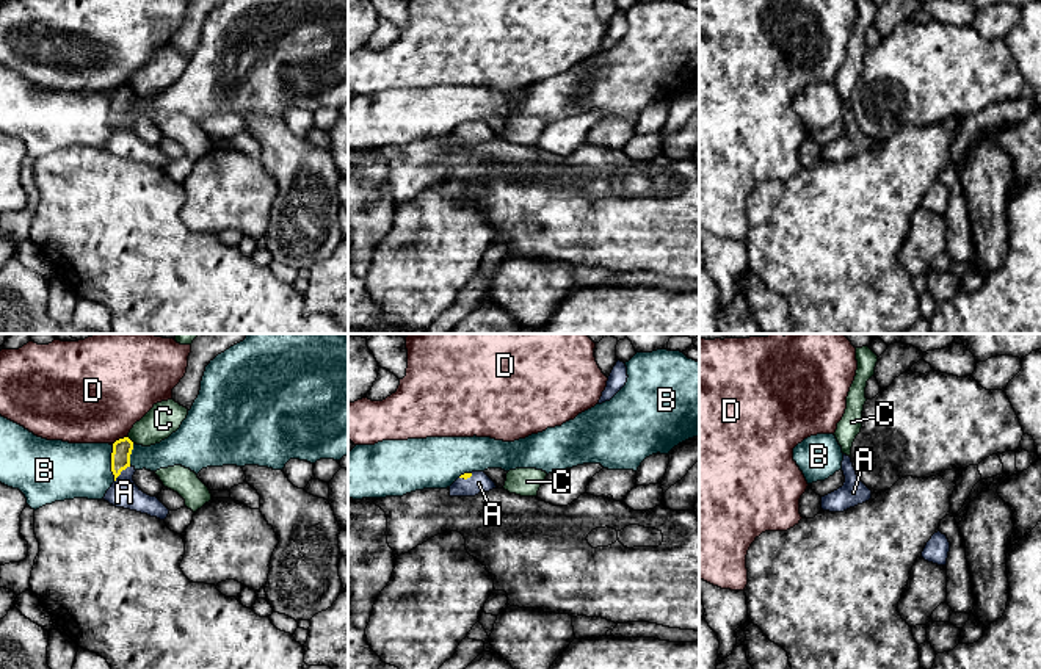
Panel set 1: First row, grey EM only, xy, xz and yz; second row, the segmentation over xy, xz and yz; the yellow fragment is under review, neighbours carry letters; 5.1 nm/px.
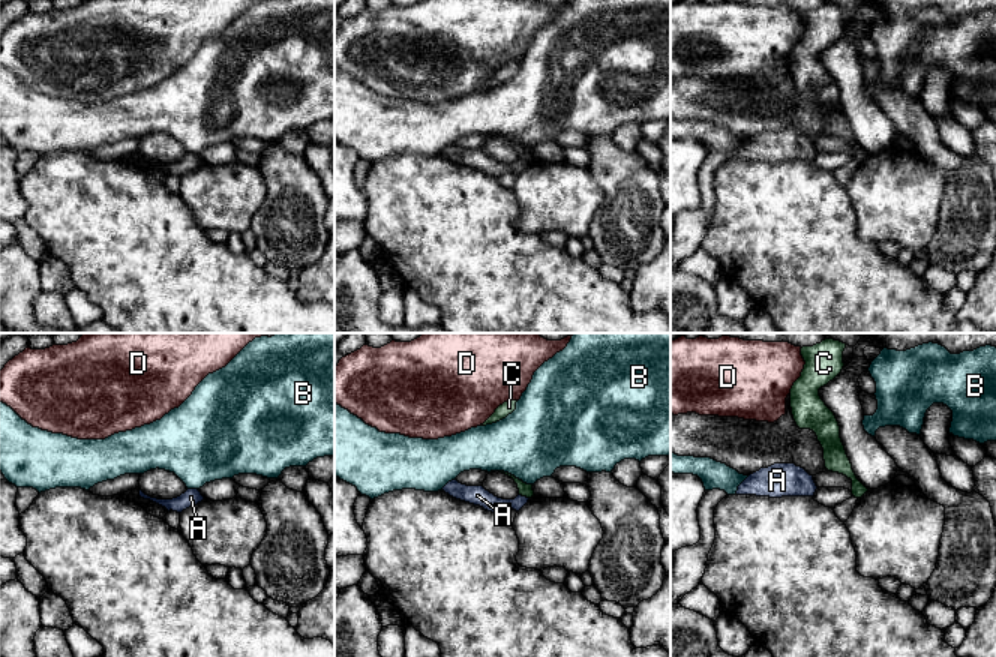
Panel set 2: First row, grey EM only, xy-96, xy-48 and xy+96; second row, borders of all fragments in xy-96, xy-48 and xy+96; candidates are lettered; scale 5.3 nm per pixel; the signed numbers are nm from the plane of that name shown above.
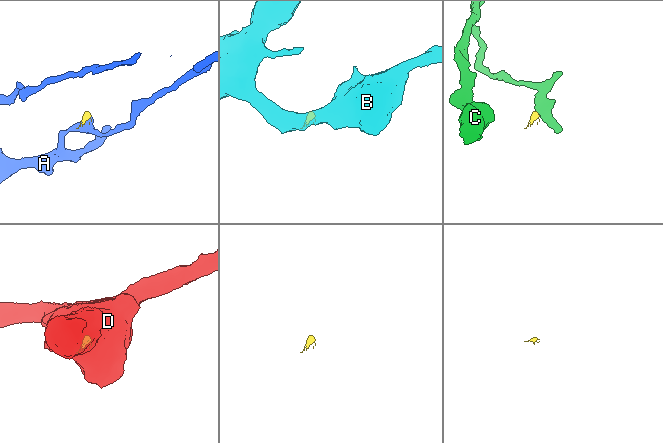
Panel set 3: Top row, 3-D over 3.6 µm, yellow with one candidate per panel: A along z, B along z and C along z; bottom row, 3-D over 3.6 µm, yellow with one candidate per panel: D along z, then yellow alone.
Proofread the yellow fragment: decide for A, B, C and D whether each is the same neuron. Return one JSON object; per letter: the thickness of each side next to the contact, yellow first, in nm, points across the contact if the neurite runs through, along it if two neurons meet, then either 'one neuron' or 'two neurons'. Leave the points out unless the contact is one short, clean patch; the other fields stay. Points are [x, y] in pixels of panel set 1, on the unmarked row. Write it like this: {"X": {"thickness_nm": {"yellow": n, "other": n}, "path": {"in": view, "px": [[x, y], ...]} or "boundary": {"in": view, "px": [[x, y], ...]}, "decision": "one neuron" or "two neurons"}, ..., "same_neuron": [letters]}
{"A": {"thickness_nm": {"yellow": 100, "other": 150}, "path": {"in": "xy", "px": [[123, 97], [121, 119], [124, 141]]}, "decision": "one neuron"}, "B": {"thickness_nm": {"yellow": 100, "other": 300}, "boundary": {"in": "xy", "px": [[112, 94], [112, 122], [115, 129]]}, "decision": "two neurons"}, "C": {"thickness_nm": {"yellow": 100, "other": 170}, "boundary": {"in": "xy", "px": [[127, 85], [134, 91]]}, "decision": "two neurons"}, "D": {"thickness_nm": {"yellow": 100, "other": 480}, "boundary": {"in": "xy", "px": [[126, 85], [113, 93]]}, "decision": "two neurons"}, "same_neuron": ["A"]}

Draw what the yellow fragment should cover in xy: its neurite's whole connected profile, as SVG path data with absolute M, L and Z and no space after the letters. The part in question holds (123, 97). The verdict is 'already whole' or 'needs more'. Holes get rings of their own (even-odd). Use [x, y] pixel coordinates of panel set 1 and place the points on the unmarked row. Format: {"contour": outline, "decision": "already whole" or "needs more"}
{"contour": "M129 86L113 92L111 121L114 132L102 149L116 157L124 157L165 169L169 158L157 147L144 143L133 130L135 116L130 114L133 91Z", "decision": "needs more"}

